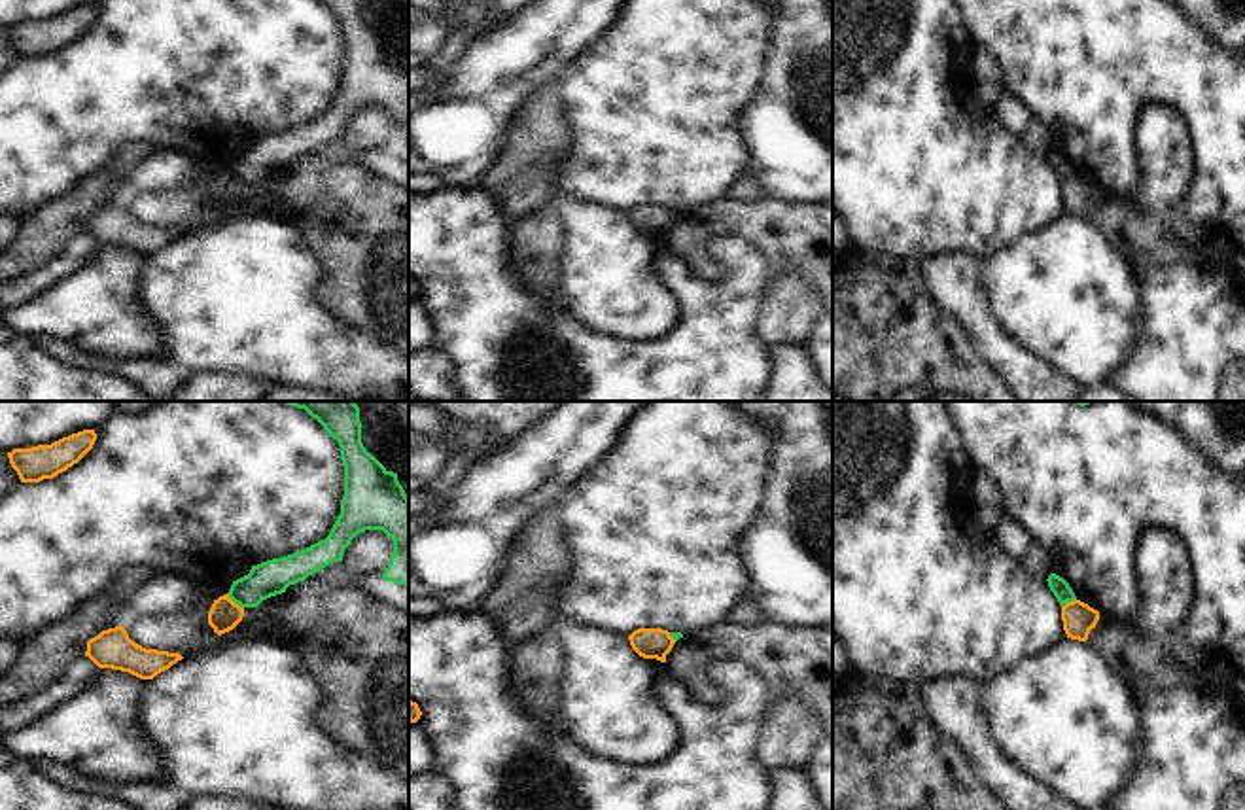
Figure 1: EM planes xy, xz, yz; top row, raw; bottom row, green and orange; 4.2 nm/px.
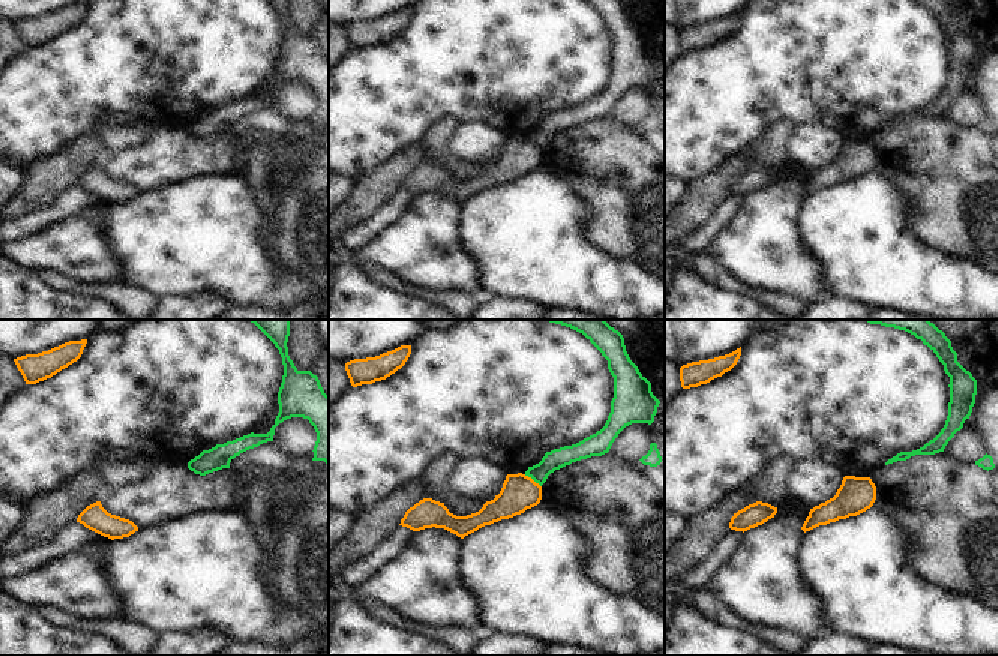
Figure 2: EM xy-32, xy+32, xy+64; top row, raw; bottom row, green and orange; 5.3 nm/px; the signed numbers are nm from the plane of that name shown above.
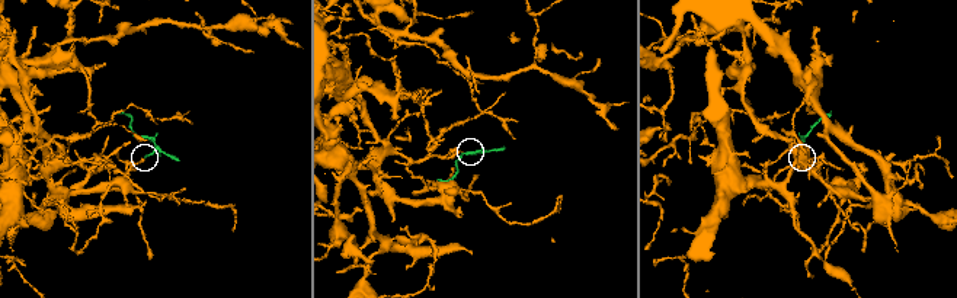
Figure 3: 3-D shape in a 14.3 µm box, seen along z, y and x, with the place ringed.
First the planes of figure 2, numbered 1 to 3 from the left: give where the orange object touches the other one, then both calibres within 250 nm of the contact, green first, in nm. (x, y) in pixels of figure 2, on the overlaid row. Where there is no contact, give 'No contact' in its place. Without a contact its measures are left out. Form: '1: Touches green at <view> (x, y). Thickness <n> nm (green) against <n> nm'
1: No contact
2: Touches green at xy+32 (533, 479). Thickness 110 nm (green) against 190 nm
3: No contact

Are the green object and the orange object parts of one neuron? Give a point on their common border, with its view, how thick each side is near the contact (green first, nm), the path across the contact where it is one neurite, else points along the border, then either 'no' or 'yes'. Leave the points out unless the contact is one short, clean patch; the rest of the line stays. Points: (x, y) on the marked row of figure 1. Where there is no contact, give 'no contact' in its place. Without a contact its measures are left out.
contact xy (235, 602); calibres 150 and 140 nm; border xy (227, 593), (243, 608); no

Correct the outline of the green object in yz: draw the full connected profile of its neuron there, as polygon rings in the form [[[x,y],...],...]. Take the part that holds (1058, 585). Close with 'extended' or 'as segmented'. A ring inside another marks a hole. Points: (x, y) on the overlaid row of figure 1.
[[[1050,573],[1046,581],[1048,581],[1048,587],[1054,592],[1054,596],[1058,598],[1058,602],[1060,602],[1061,608],[1067,602],[1077,600],[1073,589],[1069,587],[1069,583],[1063,577],[1060,577],[1056,573]]]; as segmented

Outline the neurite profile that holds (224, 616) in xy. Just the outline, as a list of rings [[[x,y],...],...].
[[[229,594],[214,600],[208,611],[208,625],[214,628],[218,636],[233,630],[244,617],[244,608],[235,604]]]

